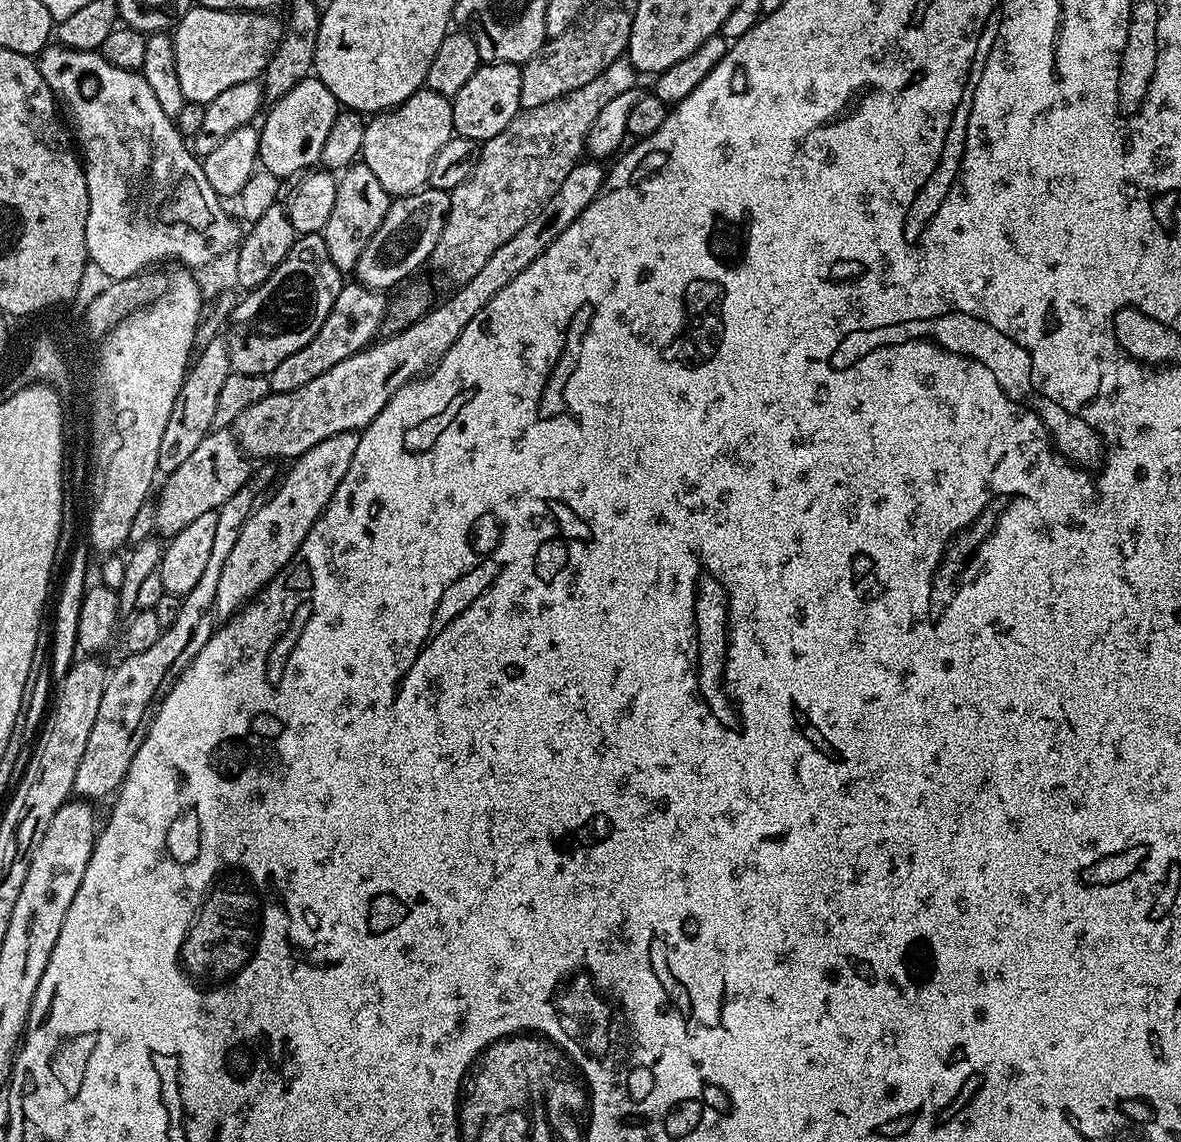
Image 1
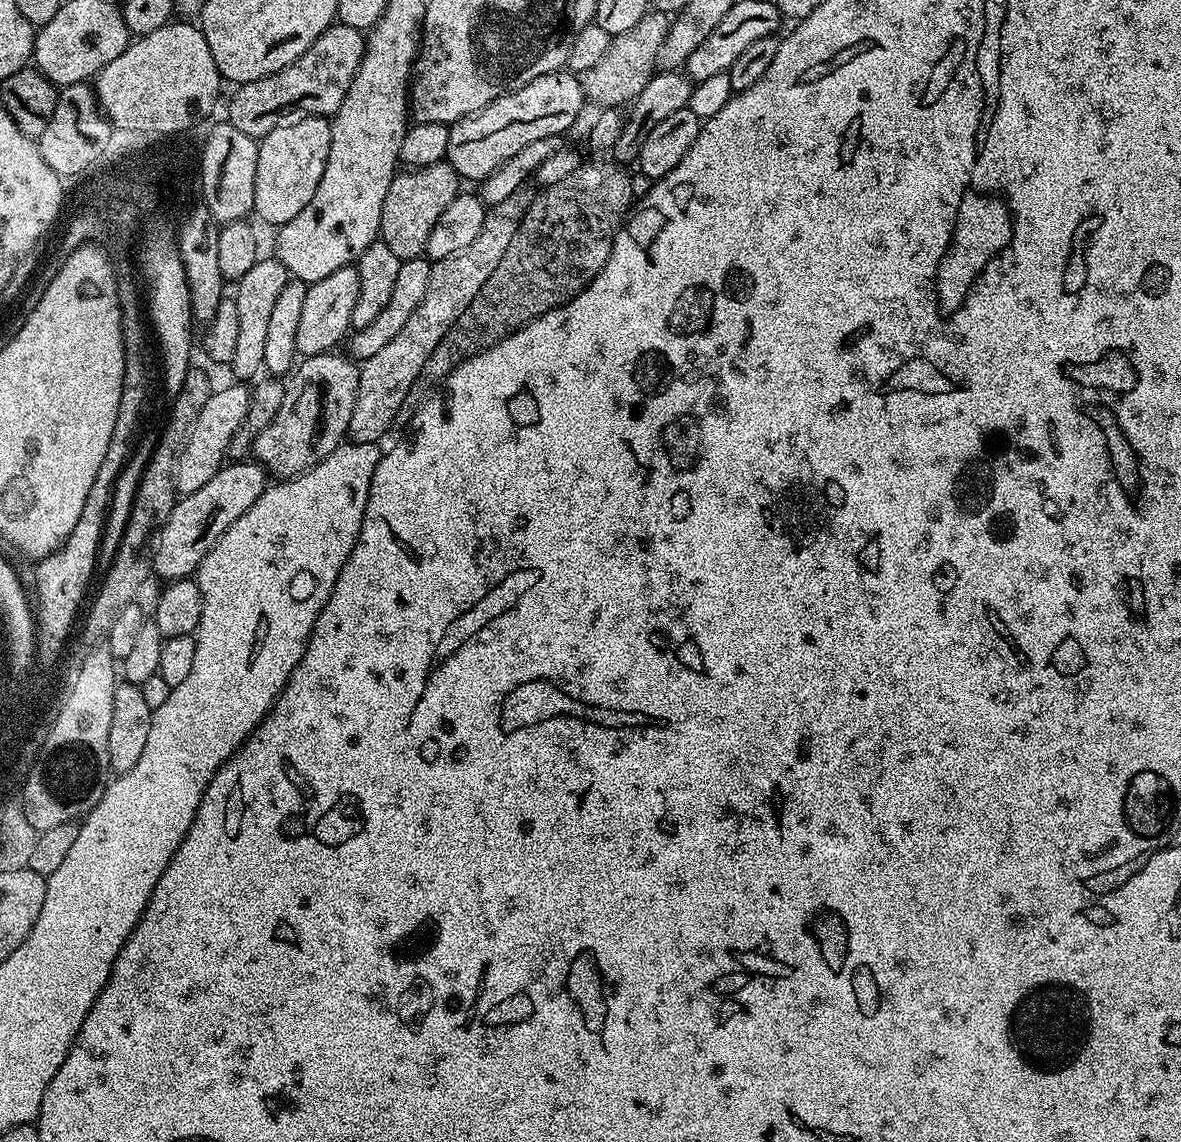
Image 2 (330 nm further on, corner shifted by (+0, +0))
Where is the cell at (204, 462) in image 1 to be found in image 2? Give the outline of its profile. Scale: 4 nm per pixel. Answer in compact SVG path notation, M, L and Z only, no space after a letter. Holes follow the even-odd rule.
M336 350L323 352L299 361L287 381L282 406L278 414L274 414L274 422L258 434L251 455L273 477L300 476L322 462L322 458L329 456L339 444L345 443L350 418L354 414L360 369L355 359L338 353Z

